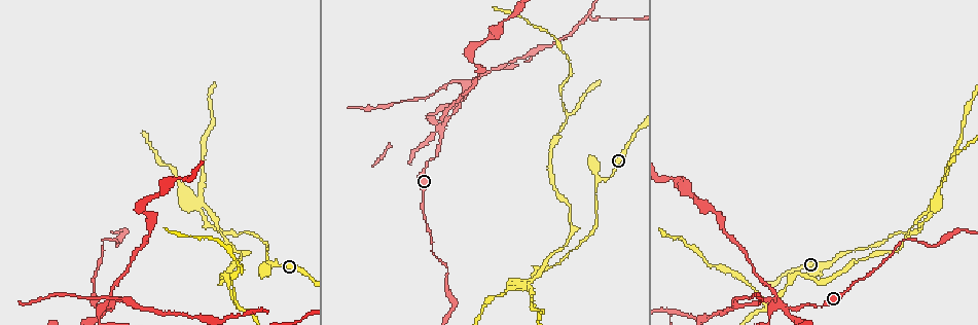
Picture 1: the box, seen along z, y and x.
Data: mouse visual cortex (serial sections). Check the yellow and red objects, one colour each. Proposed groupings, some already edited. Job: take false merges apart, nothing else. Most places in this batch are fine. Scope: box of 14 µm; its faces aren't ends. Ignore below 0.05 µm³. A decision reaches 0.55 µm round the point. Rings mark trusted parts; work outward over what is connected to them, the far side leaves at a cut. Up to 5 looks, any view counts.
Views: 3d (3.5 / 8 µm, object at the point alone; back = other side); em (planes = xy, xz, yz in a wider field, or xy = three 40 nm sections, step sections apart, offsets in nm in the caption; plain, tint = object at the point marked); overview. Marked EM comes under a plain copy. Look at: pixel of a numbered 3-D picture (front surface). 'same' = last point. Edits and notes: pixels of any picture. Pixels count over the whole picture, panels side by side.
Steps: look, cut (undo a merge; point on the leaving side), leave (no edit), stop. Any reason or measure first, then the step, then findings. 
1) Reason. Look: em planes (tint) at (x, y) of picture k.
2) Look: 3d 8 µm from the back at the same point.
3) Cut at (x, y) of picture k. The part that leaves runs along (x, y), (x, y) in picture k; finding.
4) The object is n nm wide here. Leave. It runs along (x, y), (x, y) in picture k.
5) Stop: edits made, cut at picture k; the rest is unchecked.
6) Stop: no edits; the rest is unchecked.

Three-way junction. Look: 3d 3.5 µm at (270, 263) of picture 1.

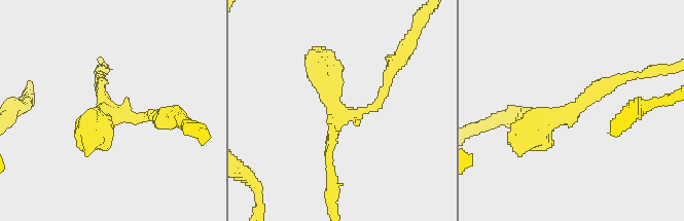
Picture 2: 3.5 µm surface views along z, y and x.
Shape alone is not enough. Look: em planes (tint) at (343, 115) of picture 2.

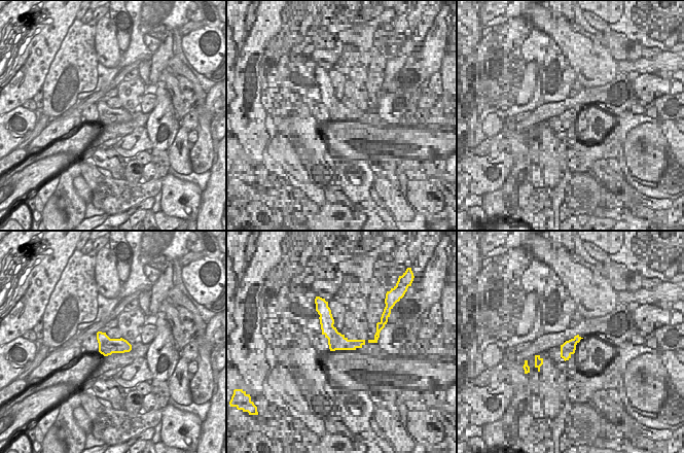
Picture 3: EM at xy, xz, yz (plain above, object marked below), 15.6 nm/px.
The object is 280 nm wide here. Leave. It runs along (387, 79), (373, 108), (332, 121), (329, 166) in picture 2; all the same cell.

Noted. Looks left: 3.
Look: em xy step 3 (tint) at (531, 275) of picture 1.

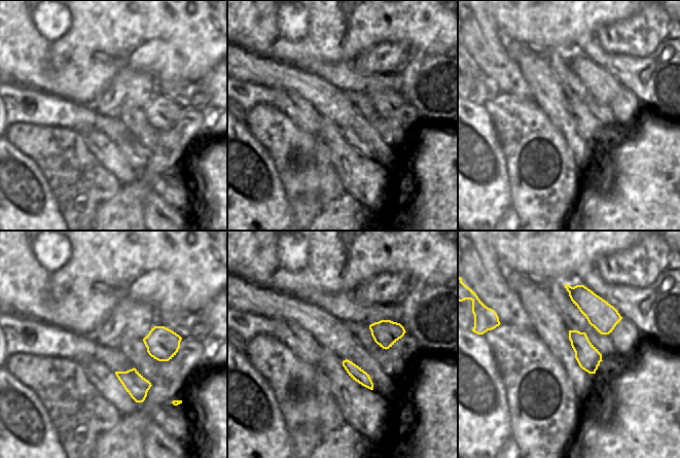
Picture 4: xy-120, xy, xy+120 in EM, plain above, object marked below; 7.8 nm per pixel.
Wider look. Look: 3d 3.5 µm at the same point.

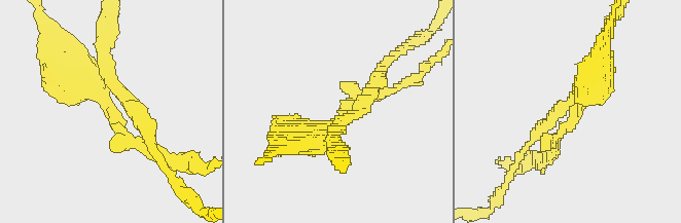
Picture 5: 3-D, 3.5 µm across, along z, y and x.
Cut at (136, 120) of picture 5. The part that leaves runs along (123, 105), (149, 131), (168, 172) in picture 5; a second cell is stuck on.

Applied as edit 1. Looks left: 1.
Stop: edits made, cut at picture 5; the rest is unchecked.

